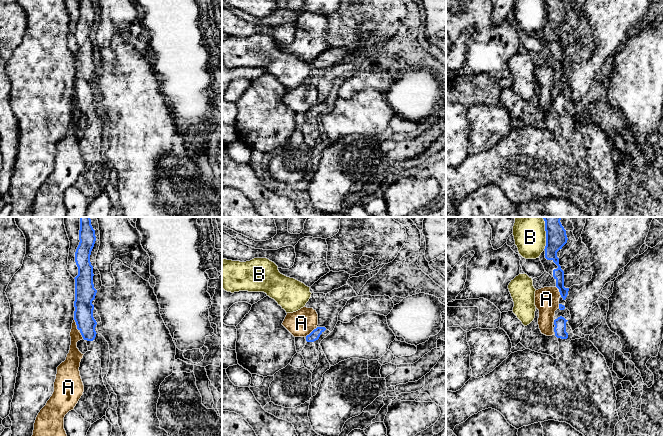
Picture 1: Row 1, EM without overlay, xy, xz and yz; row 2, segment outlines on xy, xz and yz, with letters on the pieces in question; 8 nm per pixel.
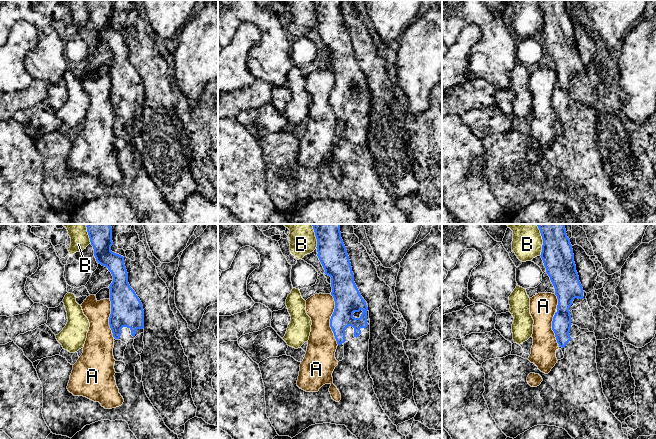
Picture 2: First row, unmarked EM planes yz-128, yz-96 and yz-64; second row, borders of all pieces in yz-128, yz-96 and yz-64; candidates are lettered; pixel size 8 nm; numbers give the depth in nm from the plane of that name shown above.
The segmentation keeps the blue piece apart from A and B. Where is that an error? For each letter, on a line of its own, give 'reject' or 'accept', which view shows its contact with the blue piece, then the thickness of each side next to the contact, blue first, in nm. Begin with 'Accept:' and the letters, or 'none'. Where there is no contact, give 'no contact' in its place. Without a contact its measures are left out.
Accept: none
A: reject; meets blue in xz; 80 nm thick on the blue side, 220 nm on the other
B: reject; meets blue in yz; 170 nm thick on the blue side, 260 nm on the other

